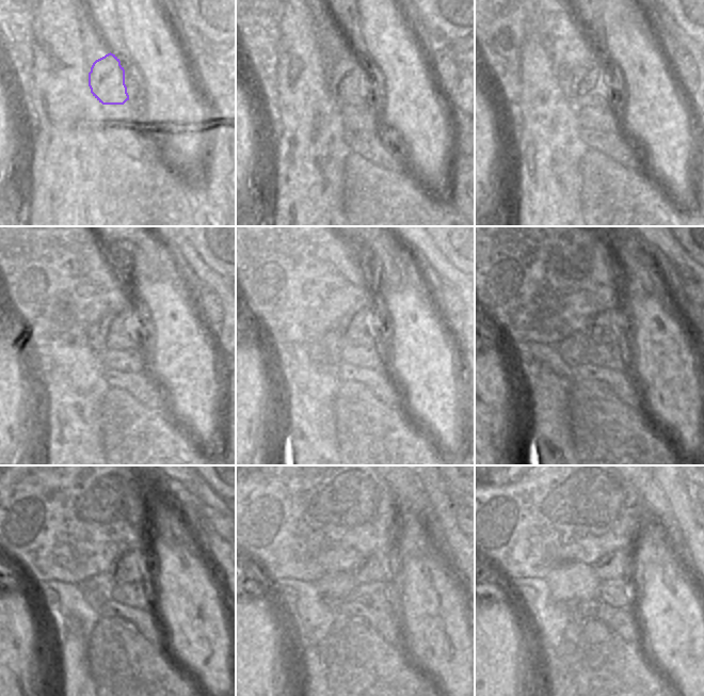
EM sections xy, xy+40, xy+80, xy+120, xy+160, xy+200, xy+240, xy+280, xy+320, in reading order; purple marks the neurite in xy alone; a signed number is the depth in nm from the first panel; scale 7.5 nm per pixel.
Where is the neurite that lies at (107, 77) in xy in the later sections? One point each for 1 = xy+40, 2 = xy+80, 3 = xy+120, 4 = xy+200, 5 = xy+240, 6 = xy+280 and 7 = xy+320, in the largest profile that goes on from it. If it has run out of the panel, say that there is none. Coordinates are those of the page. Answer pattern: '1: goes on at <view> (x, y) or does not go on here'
1: goes on at xy+40 (345, 80)
2: goes on at xy+80 (586, 83)
3: goes on at xy+120 (116, 329)
4: goes on at xy+200 (607, 328)
5: goes on at xy+240 (132, 567)
6: goes on at xy+280 (376, 567)
7: goes on at xy+320 (614, 565)

